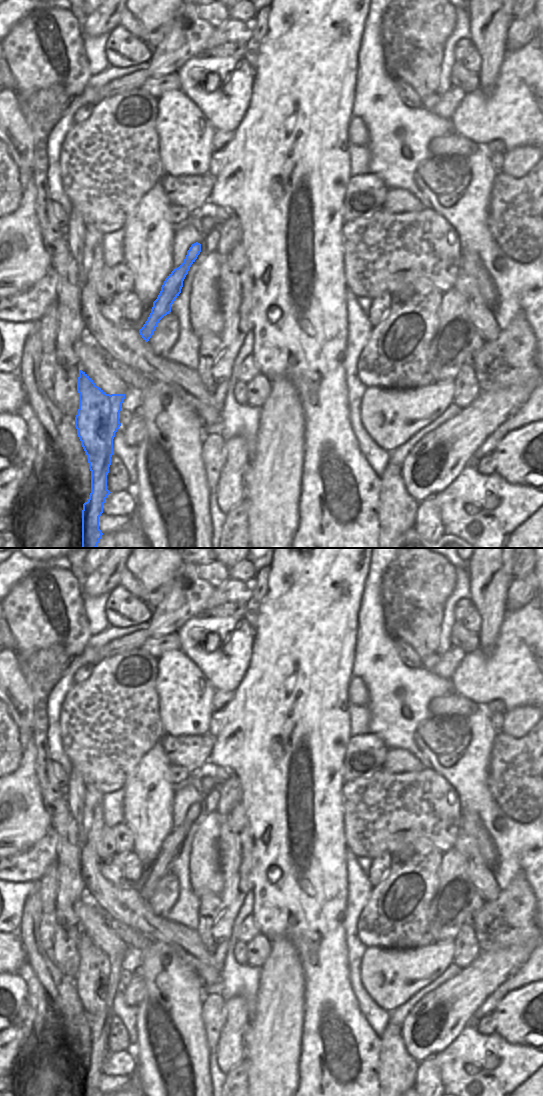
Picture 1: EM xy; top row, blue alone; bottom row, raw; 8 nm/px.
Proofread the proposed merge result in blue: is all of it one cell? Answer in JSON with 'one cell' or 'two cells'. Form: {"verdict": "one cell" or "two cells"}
{"verdict": "two cells"}

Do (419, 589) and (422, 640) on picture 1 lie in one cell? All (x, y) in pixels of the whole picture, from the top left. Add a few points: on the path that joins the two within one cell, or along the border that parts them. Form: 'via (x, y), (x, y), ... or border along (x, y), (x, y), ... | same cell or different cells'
via (419, 602), (422, 608), (422, 627) | same cell

